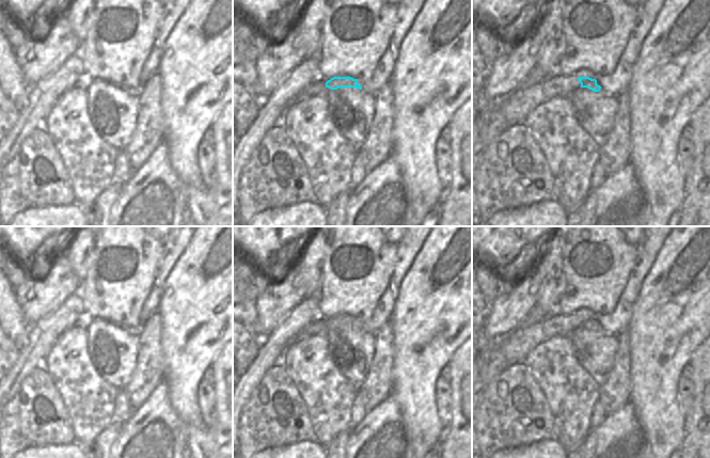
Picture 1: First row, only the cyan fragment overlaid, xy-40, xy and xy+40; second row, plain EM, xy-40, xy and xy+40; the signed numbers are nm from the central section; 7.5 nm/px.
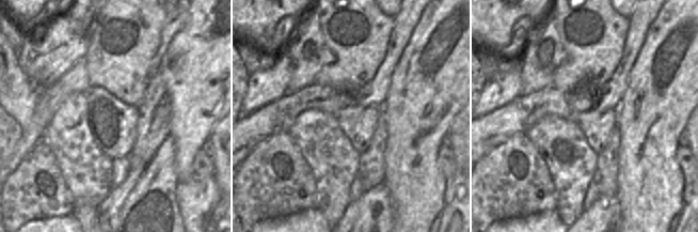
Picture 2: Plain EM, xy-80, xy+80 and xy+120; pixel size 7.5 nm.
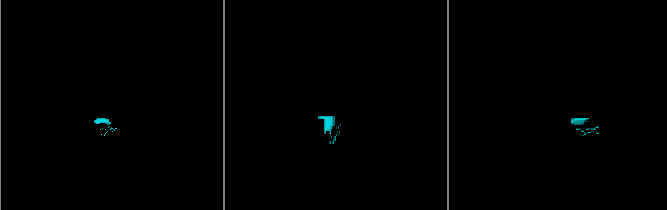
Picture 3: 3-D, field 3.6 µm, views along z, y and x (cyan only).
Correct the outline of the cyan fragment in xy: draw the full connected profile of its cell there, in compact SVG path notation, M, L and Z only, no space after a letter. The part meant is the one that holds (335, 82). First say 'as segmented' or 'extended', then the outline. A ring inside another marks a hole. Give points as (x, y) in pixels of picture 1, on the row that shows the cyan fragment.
extended; M400 0L396 4L396 25L390 40L390 44L377 63L377 67L369 79L353 79L347 75L341 75L329 79L316 79L300 94L305 96L326 95L326 89L337 90L340 88L357 88L367 94L376 94L384 85L390 85L394 65L398 59L400 44L413 25L417 14L426 0Z

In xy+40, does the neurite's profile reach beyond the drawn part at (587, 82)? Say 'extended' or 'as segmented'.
extended

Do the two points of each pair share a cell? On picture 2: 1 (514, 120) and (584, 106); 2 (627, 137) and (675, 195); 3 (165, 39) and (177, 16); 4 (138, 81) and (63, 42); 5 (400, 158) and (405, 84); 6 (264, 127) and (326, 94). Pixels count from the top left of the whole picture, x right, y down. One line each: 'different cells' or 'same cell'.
1: same cell
2: same cell
3: same cell
4: different cells
5: same cell
6: same cell

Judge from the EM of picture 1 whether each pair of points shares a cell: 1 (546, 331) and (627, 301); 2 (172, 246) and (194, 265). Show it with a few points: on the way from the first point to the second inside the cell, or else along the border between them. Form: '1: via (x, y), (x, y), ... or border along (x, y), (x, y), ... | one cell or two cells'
1: via (566, 325), (578, 318), (608, 317) | one cell
2: border along (191, 237), (168, 275) | two cells

